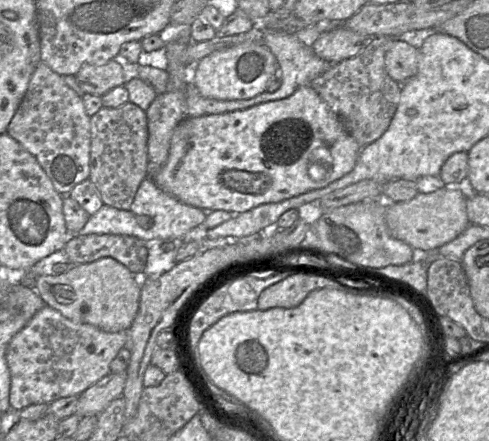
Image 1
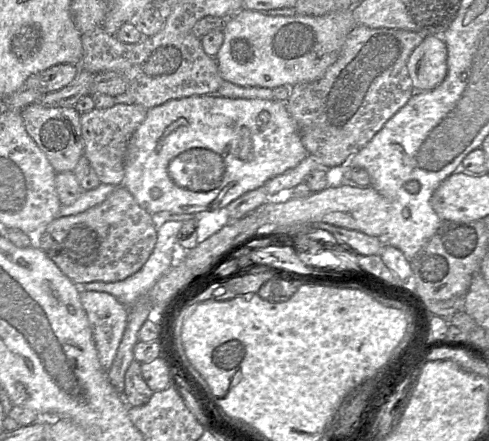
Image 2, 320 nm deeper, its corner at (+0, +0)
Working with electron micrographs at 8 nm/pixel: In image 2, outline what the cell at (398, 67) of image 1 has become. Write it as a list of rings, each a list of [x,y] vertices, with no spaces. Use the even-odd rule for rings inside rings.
[[[427,36],[413,50],[407,70],[415,91],[430,91],[447,75],[447,46],[441,36]]]

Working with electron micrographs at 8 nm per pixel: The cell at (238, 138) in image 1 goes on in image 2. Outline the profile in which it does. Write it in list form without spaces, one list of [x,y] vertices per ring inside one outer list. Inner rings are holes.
[[[216,94],[169,100],[147,109],[144,121],[129,140],[122,185],[151,214],[195,215],[219,210],[271,178],[295,168],[308,156],[285,102],[275,99],[226,98]]]

